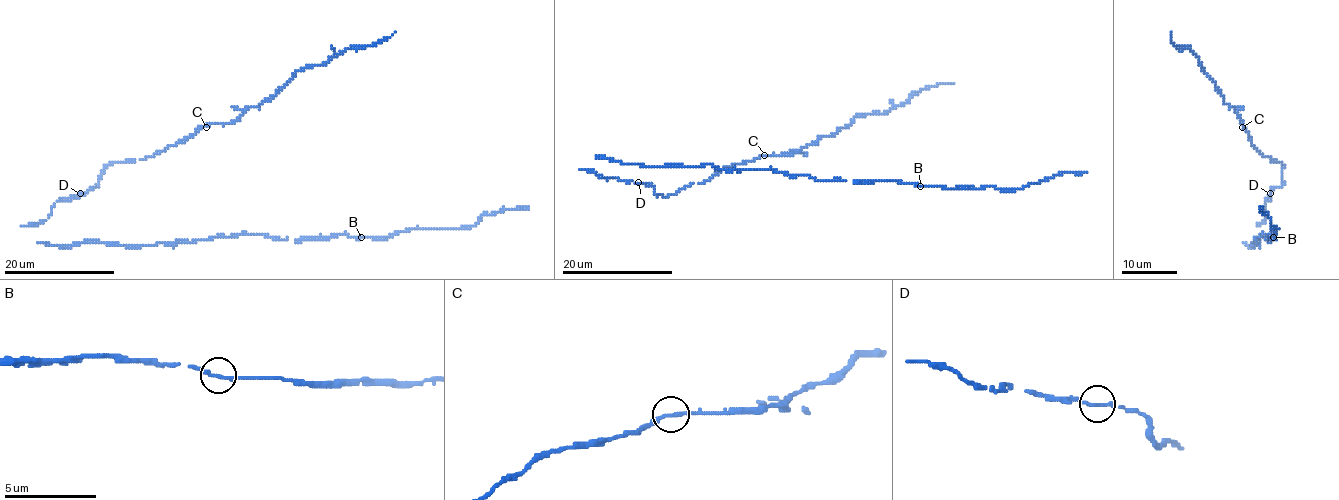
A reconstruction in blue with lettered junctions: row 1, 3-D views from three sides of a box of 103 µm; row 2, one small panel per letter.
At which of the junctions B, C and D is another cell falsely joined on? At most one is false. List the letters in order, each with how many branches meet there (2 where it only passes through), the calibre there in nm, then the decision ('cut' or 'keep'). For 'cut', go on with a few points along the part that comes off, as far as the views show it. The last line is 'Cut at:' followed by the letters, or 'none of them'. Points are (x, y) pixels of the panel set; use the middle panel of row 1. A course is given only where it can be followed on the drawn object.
B: 2 branches meet; 260 nm thick; keep
C: 2 branches meet; 240 nm thick; keep
D: 2 branches meet; 240 nm thick; keep
Cut at: none of them

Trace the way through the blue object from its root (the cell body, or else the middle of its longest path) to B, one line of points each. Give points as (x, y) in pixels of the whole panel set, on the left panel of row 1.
B: (46, 245), (70, 247), (103, 242), (141, 247), (242, 233), (279, 239), (361, 238)

